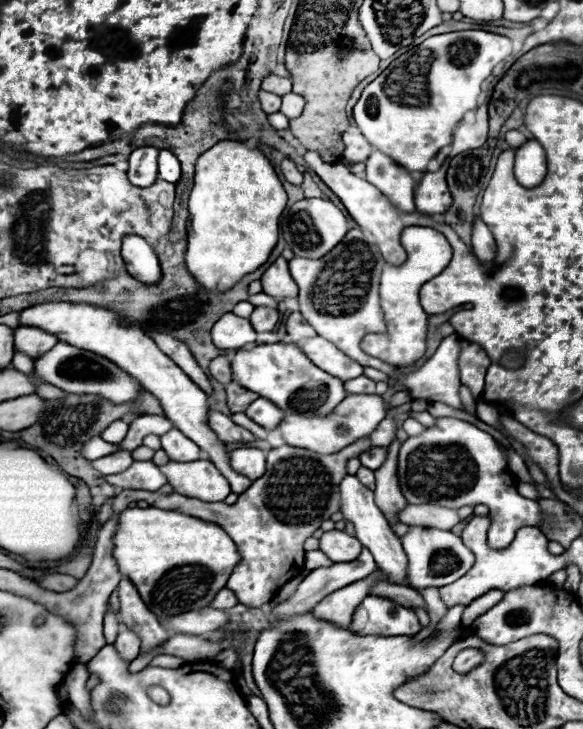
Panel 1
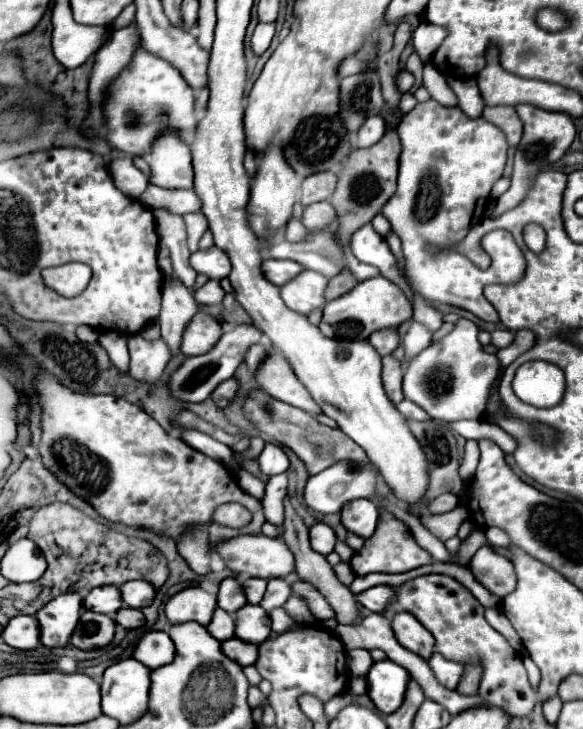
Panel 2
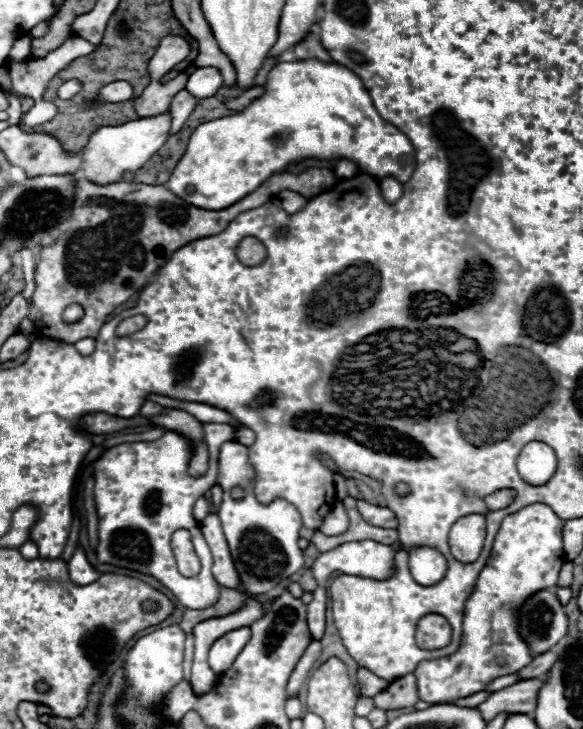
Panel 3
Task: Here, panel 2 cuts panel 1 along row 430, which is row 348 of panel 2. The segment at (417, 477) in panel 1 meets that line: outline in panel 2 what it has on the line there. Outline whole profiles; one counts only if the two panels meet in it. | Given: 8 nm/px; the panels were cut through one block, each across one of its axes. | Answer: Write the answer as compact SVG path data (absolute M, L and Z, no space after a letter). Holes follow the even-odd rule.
M460 318L448 336L432 342L410 360L404 372L402 392L404 398L424 408L434 420L480 420L486 412L488 396L492 394L498 378L500 362L496 354L486 352L480 344L478 326L466 318Z

